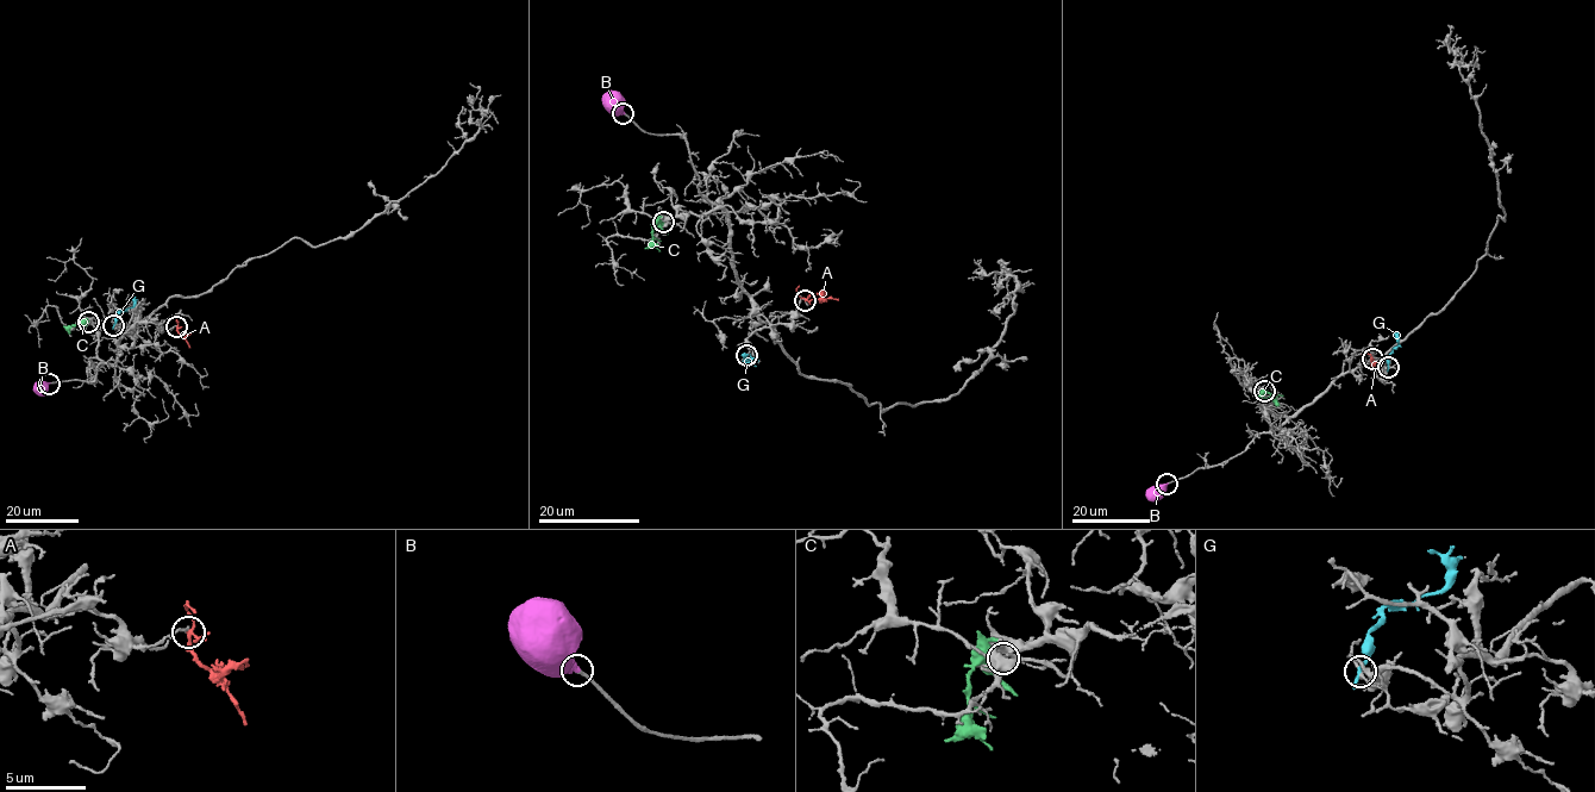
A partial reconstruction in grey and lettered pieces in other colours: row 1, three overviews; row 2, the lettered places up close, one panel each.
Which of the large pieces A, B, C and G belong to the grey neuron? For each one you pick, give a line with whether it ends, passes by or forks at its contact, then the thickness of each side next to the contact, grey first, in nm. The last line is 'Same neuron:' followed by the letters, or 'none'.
B: it ends | 170/500 nm
Same neuron: B

